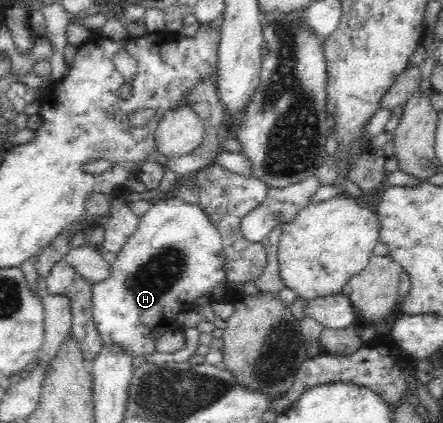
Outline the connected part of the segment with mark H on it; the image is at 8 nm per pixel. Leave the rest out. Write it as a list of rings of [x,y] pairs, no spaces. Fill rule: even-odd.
[[[174,196],[152,204],[140,218],[138,229],[117,253],[110,276],[92,285],[93,322],[102,344],[126,349],[132,359],[155,352],[155,342],[162,334],[183,330],[181,323],[176,324],[179,314],[193,309],[200,296],[210,297],[216,286],[226,284],[226,268],[220,231],[202,208]]]

